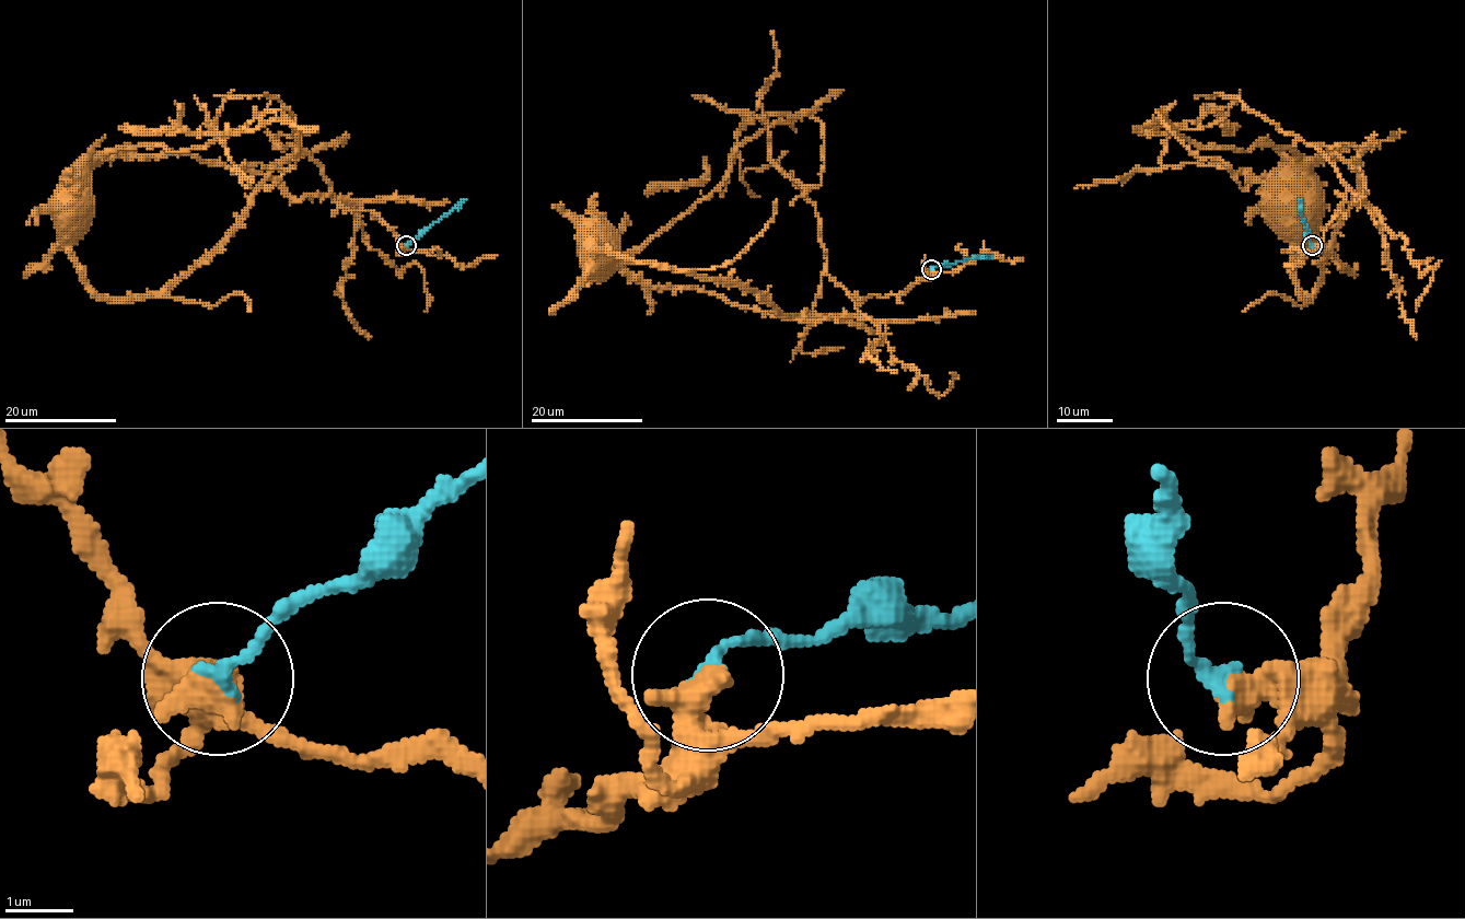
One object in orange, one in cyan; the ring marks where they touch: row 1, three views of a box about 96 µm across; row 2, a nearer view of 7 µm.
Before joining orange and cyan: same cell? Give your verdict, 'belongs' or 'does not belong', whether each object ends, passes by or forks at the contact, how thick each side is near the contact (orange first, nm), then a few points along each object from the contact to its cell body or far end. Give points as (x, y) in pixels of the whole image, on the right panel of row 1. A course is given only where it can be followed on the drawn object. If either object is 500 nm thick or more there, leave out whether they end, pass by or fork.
does not belong; calibres 550 and 240 nm; course orange (1312, 245), (1321, 243), (1348, 190), (1362, 198), (1363, 176), (1338, 153), (1322, 155), (1279, 208); course cyan (1312, 245), (1301, 216), (1301, 198)

